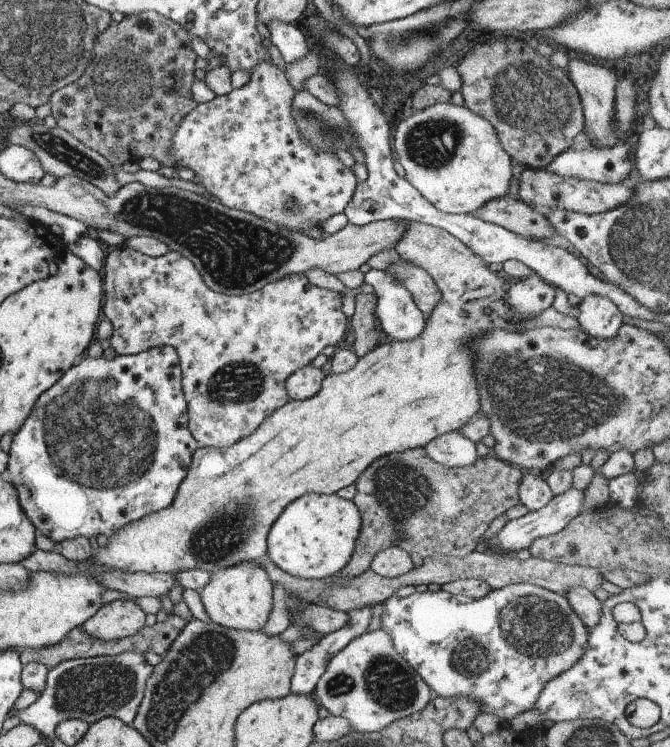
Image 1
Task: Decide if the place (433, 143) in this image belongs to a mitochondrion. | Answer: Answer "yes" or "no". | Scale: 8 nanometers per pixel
yes

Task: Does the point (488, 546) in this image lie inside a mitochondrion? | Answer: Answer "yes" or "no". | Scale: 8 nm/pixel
no

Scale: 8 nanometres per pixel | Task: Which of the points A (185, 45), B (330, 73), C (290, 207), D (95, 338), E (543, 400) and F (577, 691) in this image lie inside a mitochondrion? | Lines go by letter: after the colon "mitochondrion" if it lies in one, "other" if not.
A: other
B: other
C: mitochondrion
D: other
E: mitochondrion
F: mitochondrion

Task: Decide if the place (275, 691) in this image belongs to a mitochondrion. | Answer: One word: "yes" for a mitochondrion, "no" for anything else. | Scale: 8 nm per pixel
no

